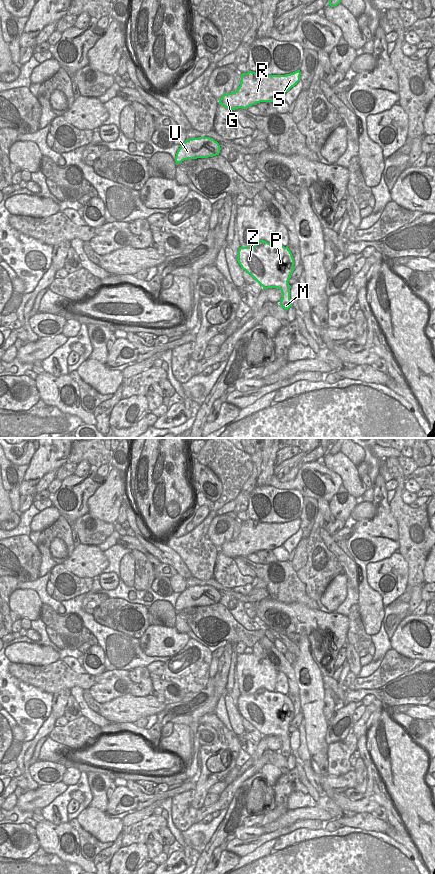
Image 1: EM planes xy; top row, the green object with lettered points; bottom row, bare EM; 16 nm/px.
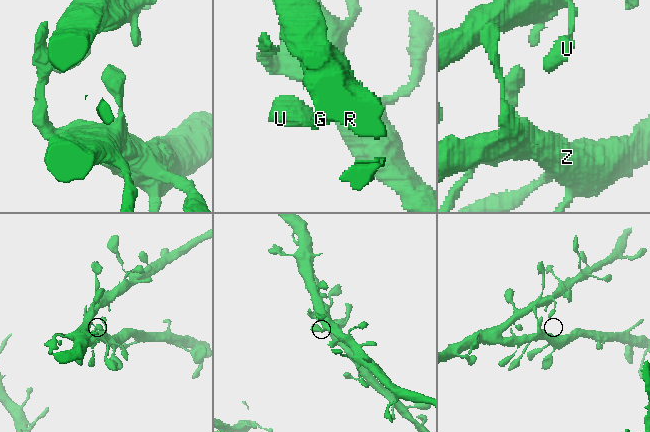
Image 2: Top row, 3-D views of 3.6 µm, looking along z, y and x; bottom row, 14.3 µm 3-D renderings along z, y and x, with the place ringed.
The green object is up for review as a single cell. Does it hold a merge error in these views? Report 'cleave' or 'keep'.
keep

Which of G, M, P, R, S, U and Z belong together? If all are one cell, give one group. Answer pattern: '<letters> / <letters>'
G M P R S U Z

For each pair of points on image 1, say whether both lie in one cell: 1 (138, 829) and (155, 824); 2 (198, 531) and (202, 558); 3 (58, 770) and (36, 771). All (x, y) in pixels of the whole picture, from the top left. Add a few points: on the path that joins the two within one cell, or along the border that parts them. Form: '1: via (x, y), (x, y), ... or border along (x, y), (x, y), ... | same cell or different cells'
1: via (142, 829), (151, 824) | same cell
2: via (198, 538), (198, 551) | same cell
3: via (53, 770), (41, 770) | same cell

